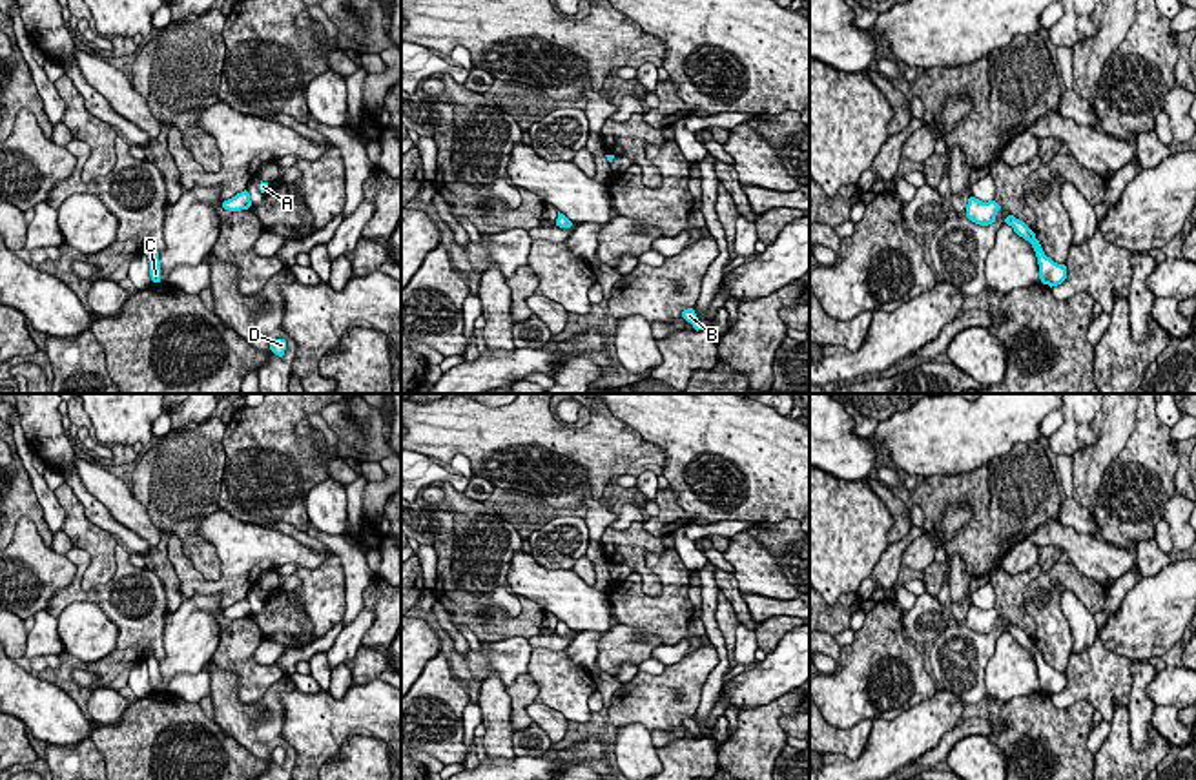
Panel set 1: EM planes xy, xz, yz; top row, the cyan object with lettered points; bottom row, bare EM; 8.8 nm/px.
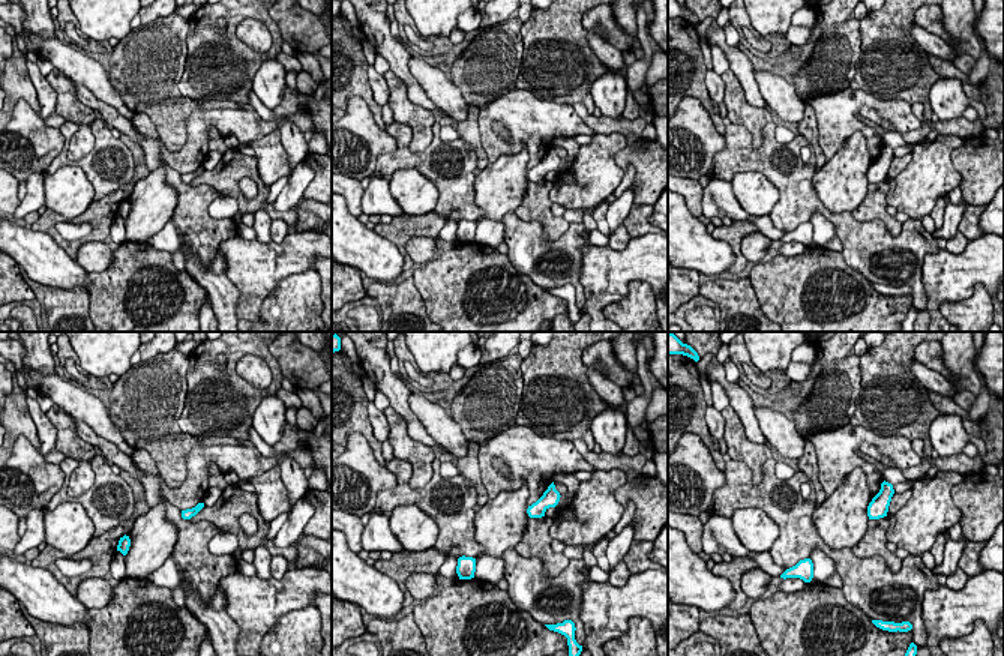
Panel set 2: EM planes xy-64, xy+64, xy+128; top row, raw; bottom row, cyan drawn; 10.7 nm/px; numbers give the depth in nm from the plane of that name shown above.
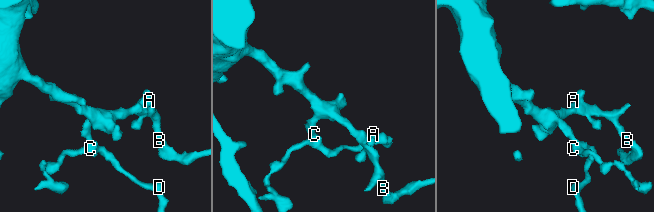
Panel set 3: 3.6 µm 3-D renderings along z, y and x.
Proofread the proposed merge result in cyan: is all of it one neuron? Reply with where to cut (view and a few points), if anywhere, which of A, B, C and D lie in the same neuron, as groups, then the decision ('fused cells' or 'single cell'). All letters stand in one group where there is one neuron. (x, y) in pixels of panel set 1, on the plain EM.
no cut | A B C D | single cell

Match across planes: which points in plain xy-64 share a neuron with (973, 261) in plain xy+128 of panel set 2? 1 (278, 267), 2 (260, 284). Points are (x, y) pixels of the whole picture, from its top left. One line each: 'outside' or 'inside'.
1: inside
2: inside

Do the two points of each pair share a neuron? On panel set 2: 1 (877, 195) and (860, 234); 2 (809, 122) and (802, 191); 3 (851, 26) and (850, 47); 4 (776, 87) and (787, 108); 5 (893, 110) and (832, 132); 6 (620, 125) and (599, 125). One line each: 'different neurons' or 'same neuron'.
1: different neurons
2: different neurons
3: same neuron
4: same neuron
5: same neuron
6: same neuron

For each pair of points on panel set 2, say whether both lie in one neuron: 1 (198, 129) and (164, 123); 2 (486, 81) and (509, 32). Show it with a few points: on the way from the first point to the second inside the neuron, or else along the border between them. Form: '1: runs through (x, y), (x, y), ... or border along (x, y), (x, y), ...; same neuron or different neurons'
1: border along (216, 110), (195, 110), (186, 141), (164, 146); different neurons
2: runs through (486, 69), (502, 44); same neuron

